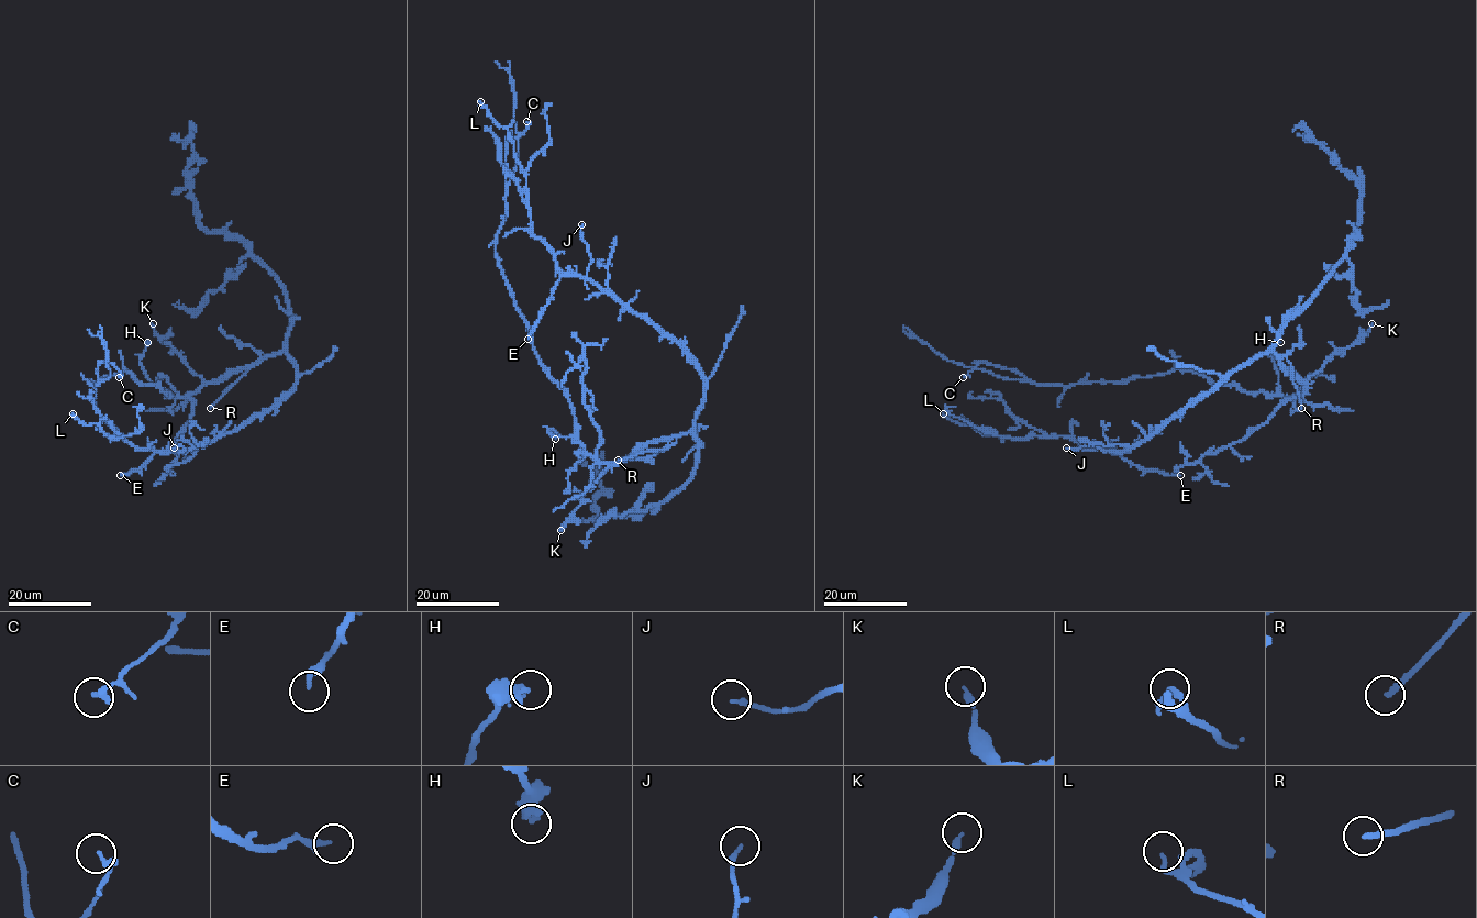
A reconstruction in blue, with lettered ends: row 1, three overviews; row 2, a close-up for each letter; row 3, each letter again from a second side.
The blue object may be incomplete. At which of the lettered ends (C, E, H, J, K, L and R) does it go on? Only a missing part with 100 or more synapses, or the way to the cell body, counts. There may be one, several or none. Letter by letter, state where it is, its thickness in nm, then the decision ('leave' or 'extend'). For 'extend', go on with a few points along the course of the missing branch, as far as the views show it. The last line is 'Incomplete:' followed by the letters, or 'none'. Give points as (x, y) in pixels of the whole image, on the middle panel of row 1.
C: place (526, 121); calibre 220 nm; leave
E: place (528, 339); calibre 190 nm; leave
H: place (555, 439); calibre 400 nm; leave
J: place (581, 224); calibre 160 nm; leave
K: place (561, 530); calibre 220 nm; leave
L: place (480, 101); calibre 200 nm; leave
R: place (618, 460); calibre 240 nm; extend
Incomplete: R

